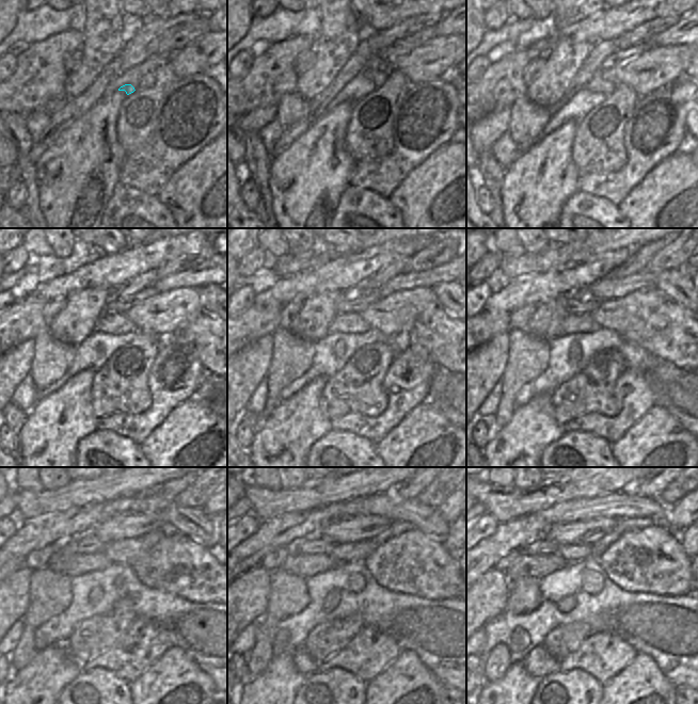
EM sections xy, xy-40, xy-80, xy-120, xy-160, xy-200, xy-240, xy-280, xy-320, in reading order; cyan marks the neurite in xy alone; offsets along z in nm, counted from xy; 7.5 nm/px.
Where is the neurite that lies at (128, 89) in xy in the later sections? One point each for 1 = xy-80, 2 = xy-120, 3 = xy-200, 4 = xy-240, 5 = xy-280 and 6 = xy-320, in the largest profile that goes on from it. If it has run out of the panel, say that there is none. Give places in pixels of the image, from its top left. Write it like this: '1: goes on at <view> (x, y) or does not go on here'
1: goes on at xy-80 (605, 82)
2: goes on at xy-120 (108, 322)
3: goes on at xy-200 (573, 323)
4: goes on at xy-240 (81, 563)
5: goes on at xy-280 (304, 566)
6: goes on at xy-320 (538, 566)

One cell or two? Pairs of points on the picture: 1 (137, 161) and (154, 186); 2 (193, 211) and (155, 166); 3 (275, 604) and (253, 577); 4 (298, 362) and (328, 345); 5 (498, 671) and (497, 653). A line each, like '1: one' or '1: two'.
1: one
2: two
3: two
4: two
5: one

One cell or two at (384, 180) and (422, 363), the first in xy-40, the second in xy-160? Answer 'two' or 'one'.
one

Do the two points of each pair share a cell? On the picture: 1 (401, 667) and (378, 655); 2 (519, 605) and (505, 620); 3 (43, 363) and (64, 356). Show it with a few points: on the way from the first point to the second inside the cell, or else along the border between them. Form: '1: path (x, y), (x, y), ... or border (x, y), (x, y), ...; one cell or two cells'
1: border (403, 650), (373, 678); two cells
2: border (536, 608), (519, 614), (506, 611); two cells
3: path (48, 363), (53, 357), (59, 356); one cell

